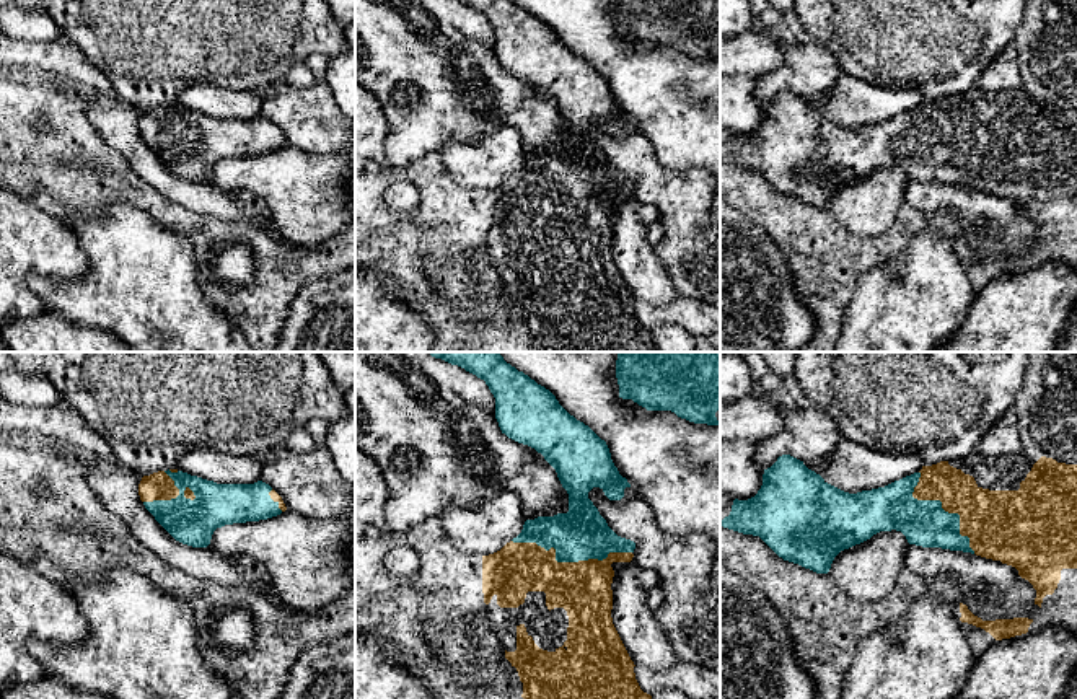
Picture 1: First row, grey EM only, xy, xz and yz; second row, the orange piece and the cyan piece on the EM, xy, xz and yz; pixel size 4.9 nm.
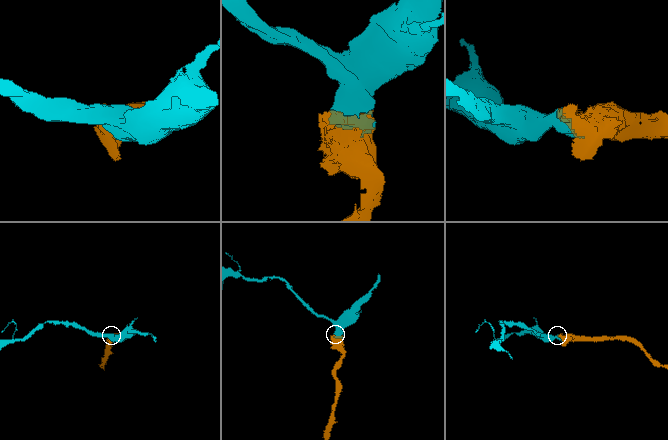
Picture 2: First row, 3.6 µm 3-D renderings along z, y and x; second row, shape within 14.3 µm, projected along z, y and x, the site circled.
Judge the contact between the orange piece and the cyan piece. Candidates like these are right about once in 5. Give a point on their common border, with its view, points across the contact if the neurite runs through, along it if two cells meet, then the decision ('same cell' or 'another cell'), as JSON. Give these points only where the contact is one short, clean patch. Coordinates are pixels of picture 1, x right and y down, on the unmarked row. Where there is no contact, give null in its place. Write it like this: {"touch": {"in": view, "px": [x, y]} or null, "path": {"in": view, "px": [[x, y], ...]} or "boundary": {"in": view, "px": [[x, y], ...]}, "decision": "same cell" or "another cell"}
{"touch": {"in": "xz", "px": [567, 197]}, "decision": "same cell"}

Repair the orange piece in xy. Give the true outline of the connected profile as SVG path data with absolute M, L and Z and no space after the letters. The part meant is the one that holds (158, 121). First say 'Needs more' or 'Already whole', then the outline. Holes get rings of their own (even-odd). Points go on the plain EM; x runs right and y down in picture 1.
Needs more. M178 104L143 111L138 130L155 155L179 178L207 182L217 163L259 156L287 145L266 117L217 119Z

